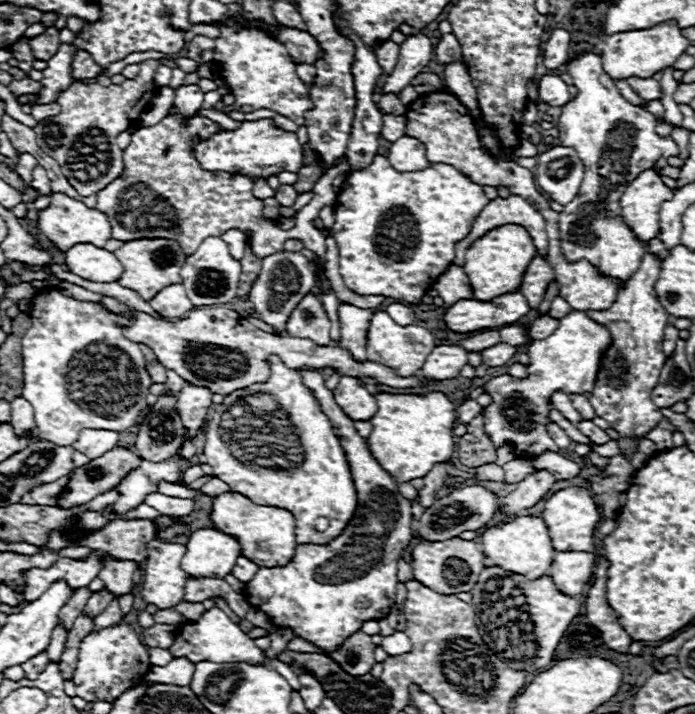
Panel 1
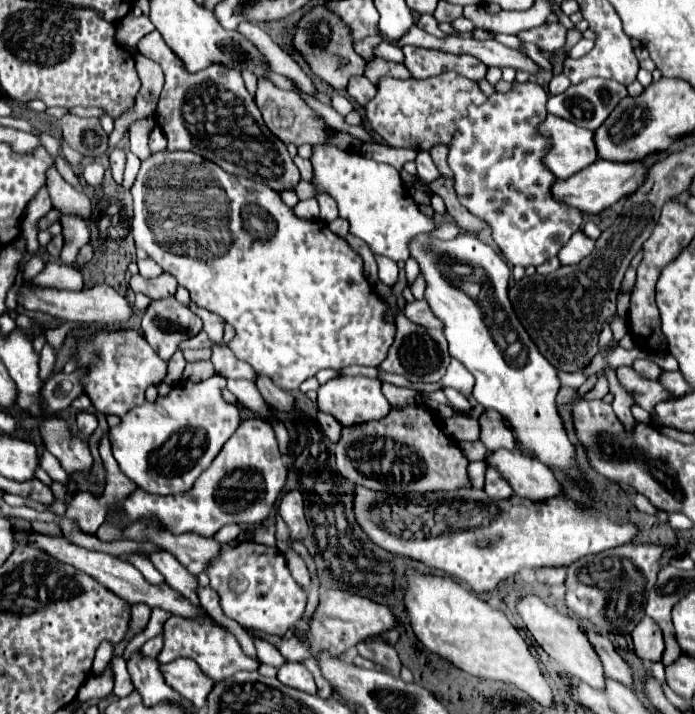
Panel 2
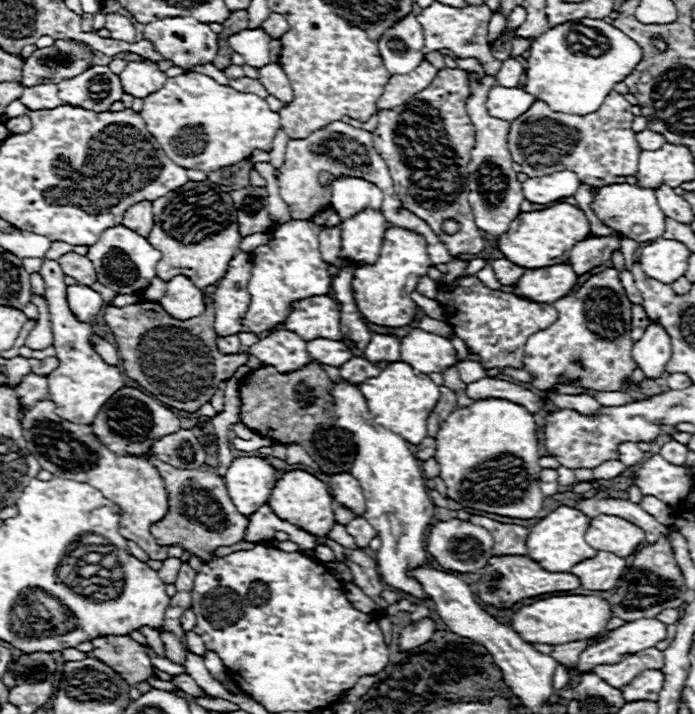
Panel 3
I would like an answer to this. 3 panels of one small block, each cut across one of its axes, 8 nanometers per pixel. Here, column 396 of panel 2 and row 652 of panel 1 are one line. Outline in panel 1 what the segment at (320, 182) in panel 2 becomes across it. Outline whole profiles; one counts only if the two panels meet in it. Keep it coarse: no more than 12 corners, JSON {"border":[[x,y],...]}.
{"border":[[220,608],[180,626],[168,648],[190,662],[262,664]]}

